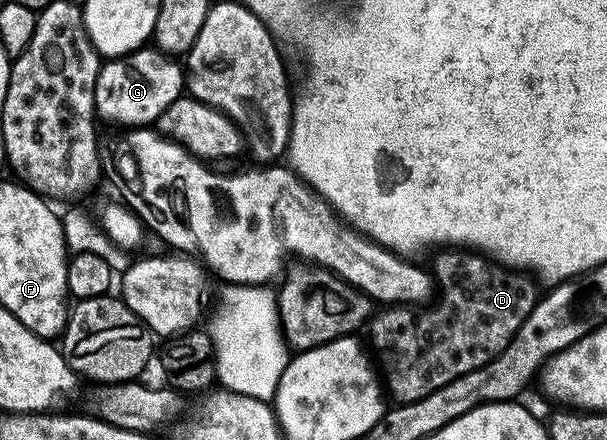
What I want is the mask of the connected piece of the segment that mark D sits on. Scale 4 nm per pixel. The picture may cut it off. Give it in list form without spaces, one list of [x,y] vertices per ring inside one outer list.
[[[446,247],[434,255],[432,276],[436,282],[436,300],[425,307],[399,303],[393,307],[382,307],[368,322],[370,341],[374,344],[372,353],[380,366],[385,388],[389,396],[391,393],[395,397],[395,402],[404,405],[424,399],[424,395],[440,391],[444,383],[452,383],[452,379],[460,379],[460,375],[468,375],[468,371],[476,371],[496,359],[496,355],[506,350],[516,331],[520,331],[520,323],[528,319],[540,296],[533,276],[517,269],[508,269],[483,254]]]

